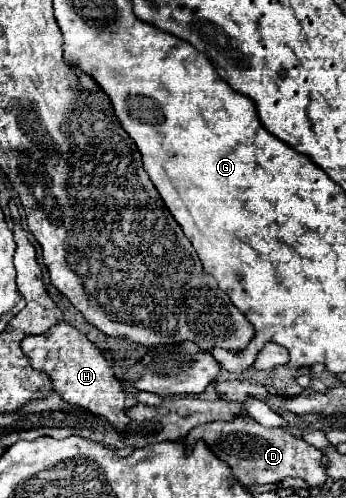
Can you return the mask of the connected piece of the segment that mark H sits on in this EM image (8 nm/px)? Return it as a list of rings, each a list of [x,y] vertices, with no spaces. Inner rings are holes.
[[[57,322],[53,328],[47,330],[47,334],[37,336],[25,336],[21,342],[21,348],[25,356],[31,360],[31,366],[35,370],[47,372],[53,380],[53,388],[75,406],[81,406],[89,412],[105,416],[119,432],[125,430],[129,424],[129,418],[125,416],[125,392],[121,382],[115,378],[111,364],[105,360],[101,350],[83,336],[77,328],[73,328],[67,322]]]

